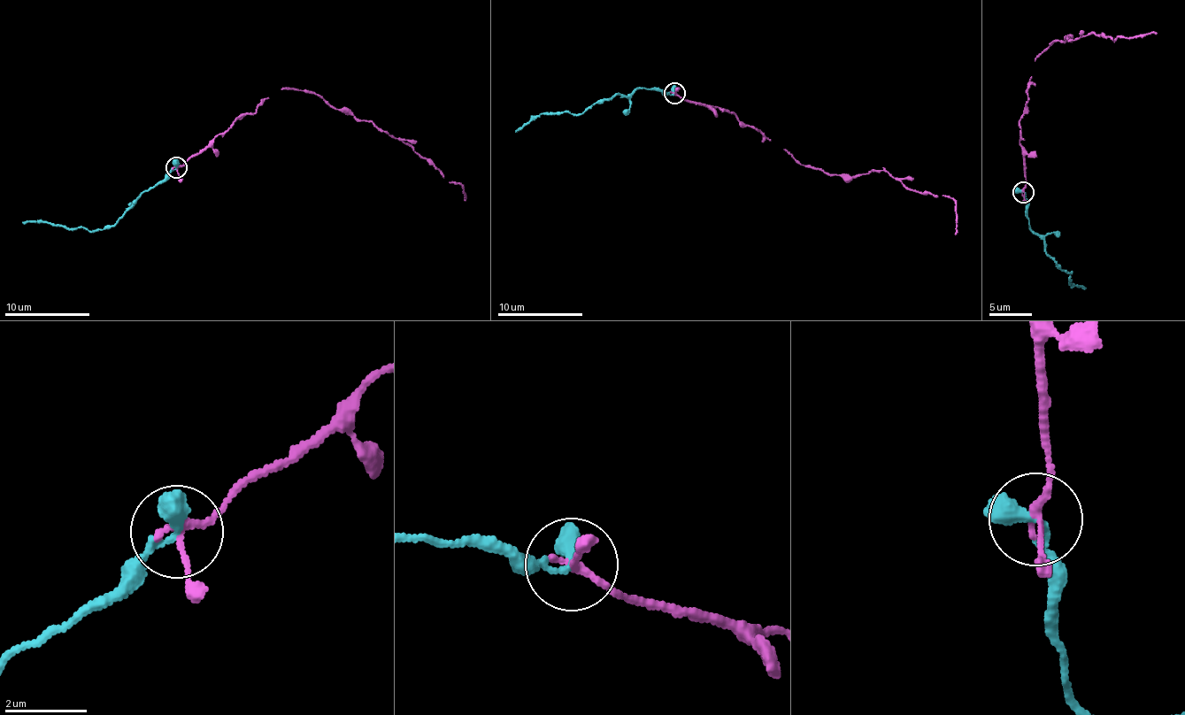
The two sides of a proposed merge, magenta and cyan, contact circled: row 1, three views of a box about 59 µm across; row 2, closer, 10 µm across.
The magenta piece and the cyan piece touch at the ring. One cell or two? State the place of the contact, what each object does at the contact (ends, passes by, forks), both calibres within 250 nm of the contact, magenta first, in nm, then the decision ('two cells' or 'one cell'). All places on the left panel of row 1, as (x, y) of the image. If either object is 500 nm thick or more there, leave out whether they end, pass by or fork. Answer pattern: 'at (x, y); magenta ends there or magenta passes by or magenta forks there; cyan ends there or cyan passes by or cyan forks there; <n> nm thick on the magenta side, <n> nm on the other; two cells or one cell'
at (176, 167); magenta passes by; cyan passes by; 160 nm thick on the magenta side, 300 nm on the other; one cell

